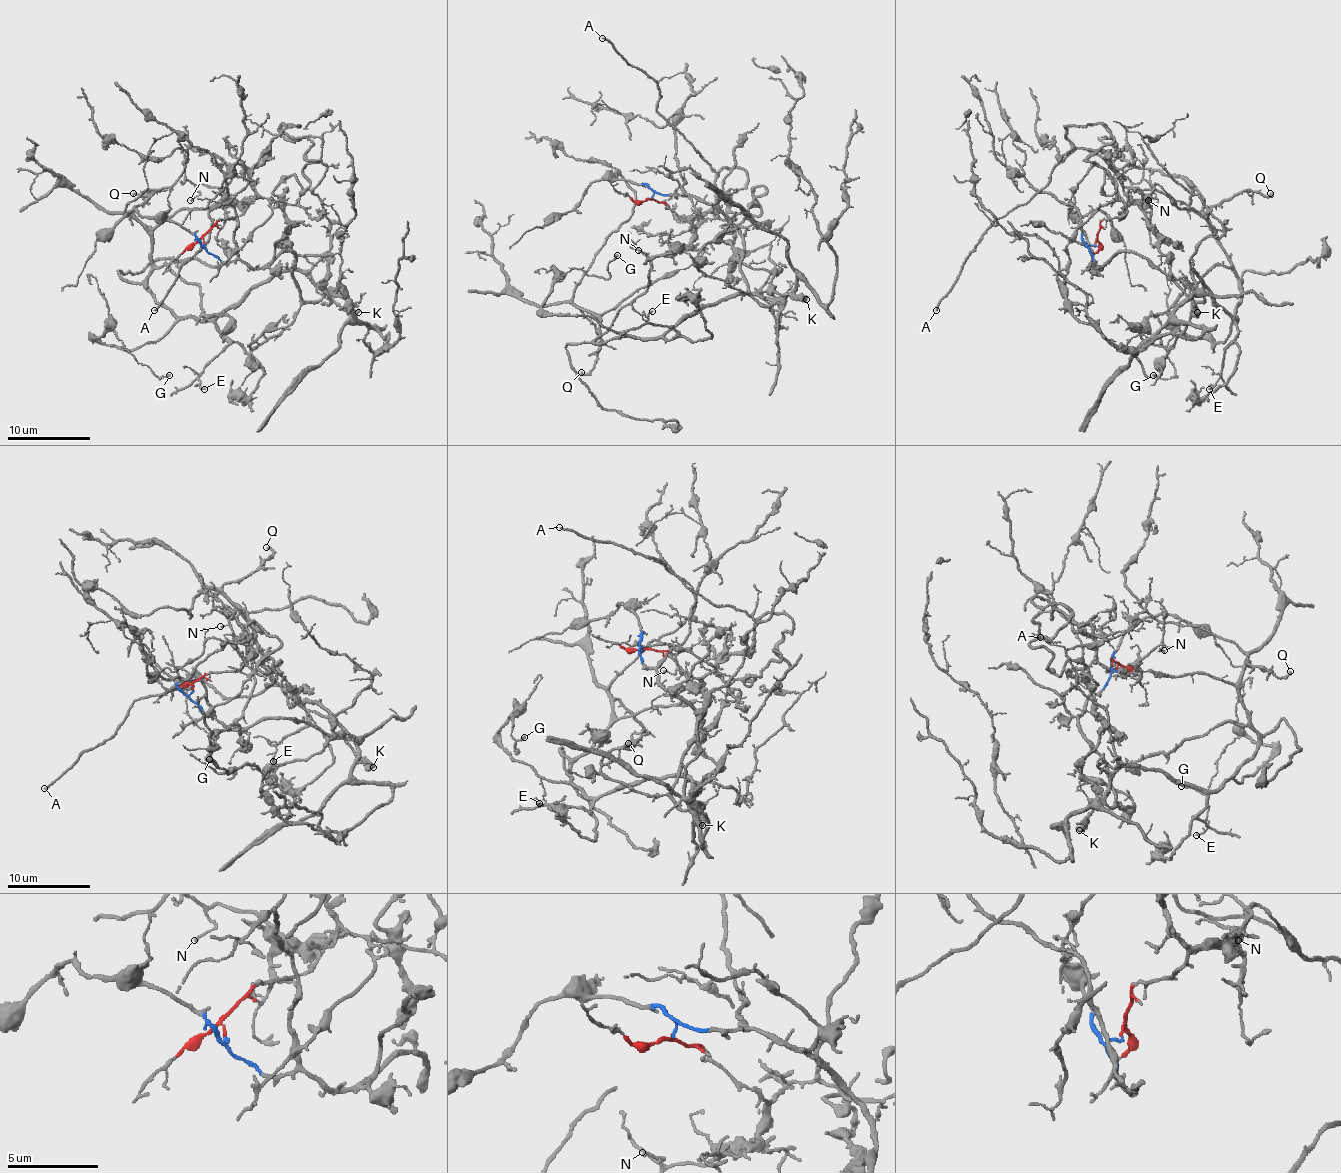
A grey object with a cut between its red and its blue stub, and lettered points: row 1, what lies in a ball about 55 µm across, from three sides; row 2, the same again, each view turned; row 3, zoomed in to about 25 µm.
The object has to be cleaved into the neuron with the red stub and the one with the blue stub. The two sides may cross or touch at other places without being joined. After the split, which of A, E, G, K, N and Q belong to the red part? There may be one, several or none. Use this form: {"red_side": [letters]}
{"red_side": ["A", "K", "N"]}

